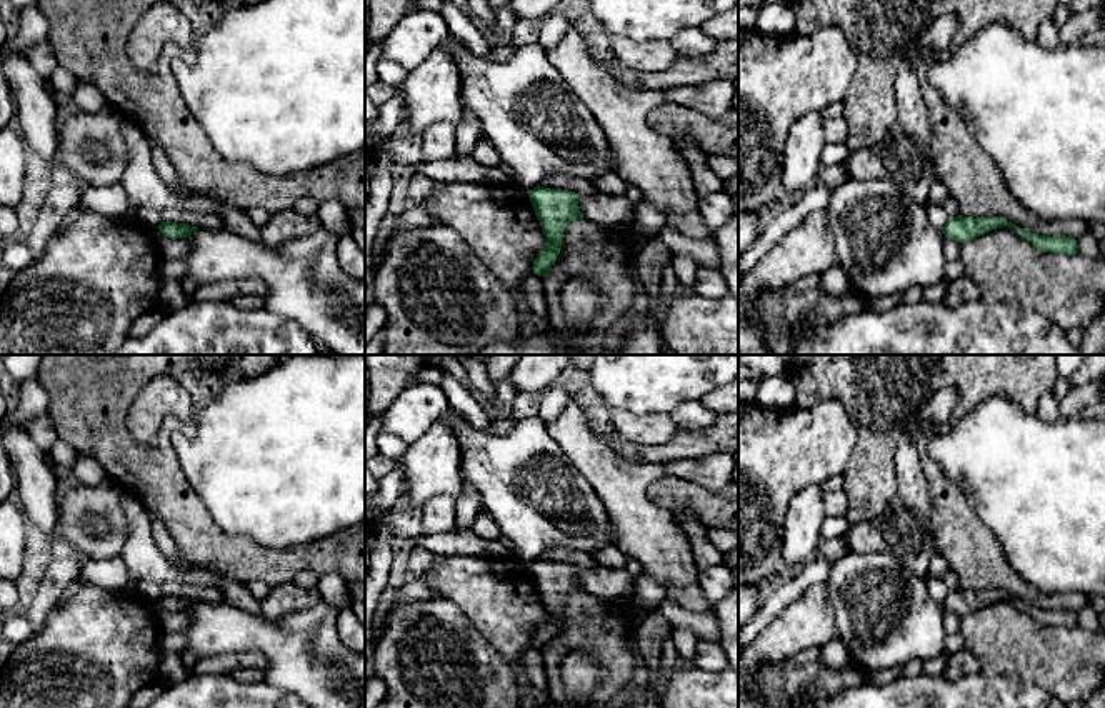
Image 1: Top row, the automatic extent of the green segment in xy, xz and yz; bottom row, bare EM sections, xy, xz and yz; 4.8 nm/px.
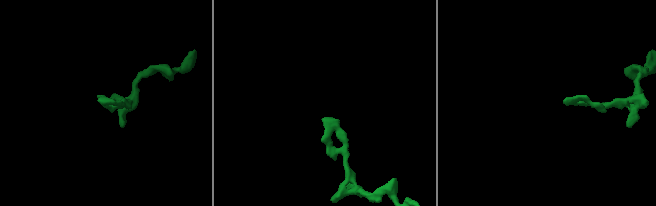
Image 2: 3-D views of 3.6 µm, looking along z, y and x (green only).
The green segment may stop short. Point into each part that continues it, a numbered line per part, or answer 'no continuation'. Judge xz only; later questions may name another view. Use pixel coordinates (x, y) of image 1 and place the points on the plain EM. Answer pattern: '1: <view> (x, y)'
no continuation

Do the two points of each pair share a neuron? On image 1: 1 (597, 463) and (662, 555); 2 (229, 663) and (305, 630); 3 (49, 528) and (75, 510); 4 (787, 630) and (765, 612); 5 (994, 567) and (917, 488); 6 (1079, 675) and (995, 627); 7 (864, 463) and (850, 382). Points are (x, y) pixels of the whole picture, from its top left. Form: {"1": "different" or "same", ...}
{"1": "same", "2": "different", "3": "different", "4": "different", "5": "different", "6": "same", "7": "same"}

